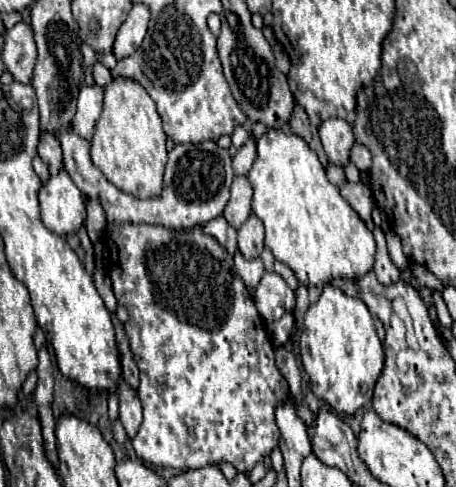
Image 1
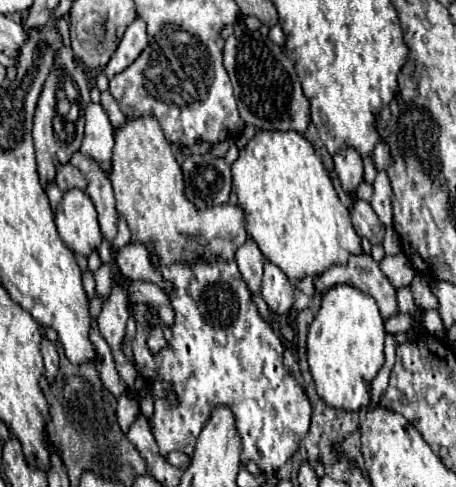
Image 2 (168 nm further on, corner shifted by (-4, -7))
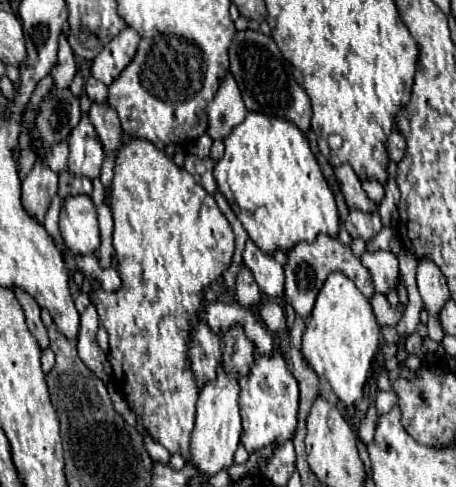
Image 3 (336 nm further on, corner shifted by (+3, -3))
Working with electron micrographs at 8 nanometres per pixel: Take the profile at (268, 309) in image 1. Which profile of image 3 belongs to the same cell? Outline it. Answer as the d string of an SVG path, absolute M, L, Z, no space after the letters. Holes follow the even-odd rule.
M247 240L243 250L243 264L251 270L255 282L265 296L283 296L283 266L265 254L253 240Z

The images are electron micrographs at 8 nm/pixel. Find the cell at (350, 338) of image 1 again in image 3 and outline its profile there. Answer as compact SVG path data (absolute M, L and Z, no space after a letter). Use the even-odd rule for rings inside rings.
M341 272L327 276L313 306L307 330L303 334L303 356L325 378L331 390L345 406L355 406L363 396L363 386L371 368L371 358L379 348L379 324L369 300L359 292L353 280Z

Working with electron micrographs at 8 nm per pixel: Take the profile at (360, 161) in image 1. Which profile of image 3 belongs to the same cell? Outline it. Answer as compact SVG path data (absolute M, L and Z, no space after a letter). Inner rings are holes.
M393 130L389 136L389 158L393 162L401 162L401 158L407 152L407 142L399 130Z

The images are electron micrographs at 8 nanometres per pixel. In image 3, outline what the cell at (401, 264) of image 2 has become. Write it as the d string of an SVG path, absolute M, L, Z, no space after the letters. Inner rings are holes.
M363 252L361 264L369 270L375 292L387 294L399 284L399 266L393 252Z

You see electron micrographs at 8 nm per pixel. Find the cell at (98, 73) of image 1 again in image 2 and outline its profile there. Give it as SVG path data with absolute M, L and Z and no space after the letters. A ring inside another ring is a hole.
M102 92L102 102L100 102L100 104L104 106L104 110L106 110L106 114L108 114L110 122L114 124L114 128L118 128L120 124L124 124L126 116L122 114L122 110L120 110L118 102L112 98L112 94L110 94L110 92Z

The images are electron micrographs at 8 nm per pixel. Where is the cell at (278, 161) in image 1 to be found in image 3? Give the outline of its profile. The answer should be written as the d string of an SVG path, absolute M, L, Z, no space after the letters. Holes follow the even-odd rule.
M249 112L225 142L225 154L215 164L221 194L237 214L249 238L263 250L289 250L297 242L313 242L317 234L337 236L339 214L319 164L303 132L285 118Z

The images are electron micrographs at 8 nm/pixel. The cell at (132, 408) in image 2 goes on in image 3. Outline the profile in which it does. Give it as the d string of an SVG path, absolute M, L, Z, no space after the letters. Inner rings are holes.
M143 432L143 436L145 436L145 448L147 448L147 452L151 454L151 458L153 458L155 462L159 462L159 464L167 464L171 454L169 454L159 442L153 442L153 440L147 436L147 432Z

